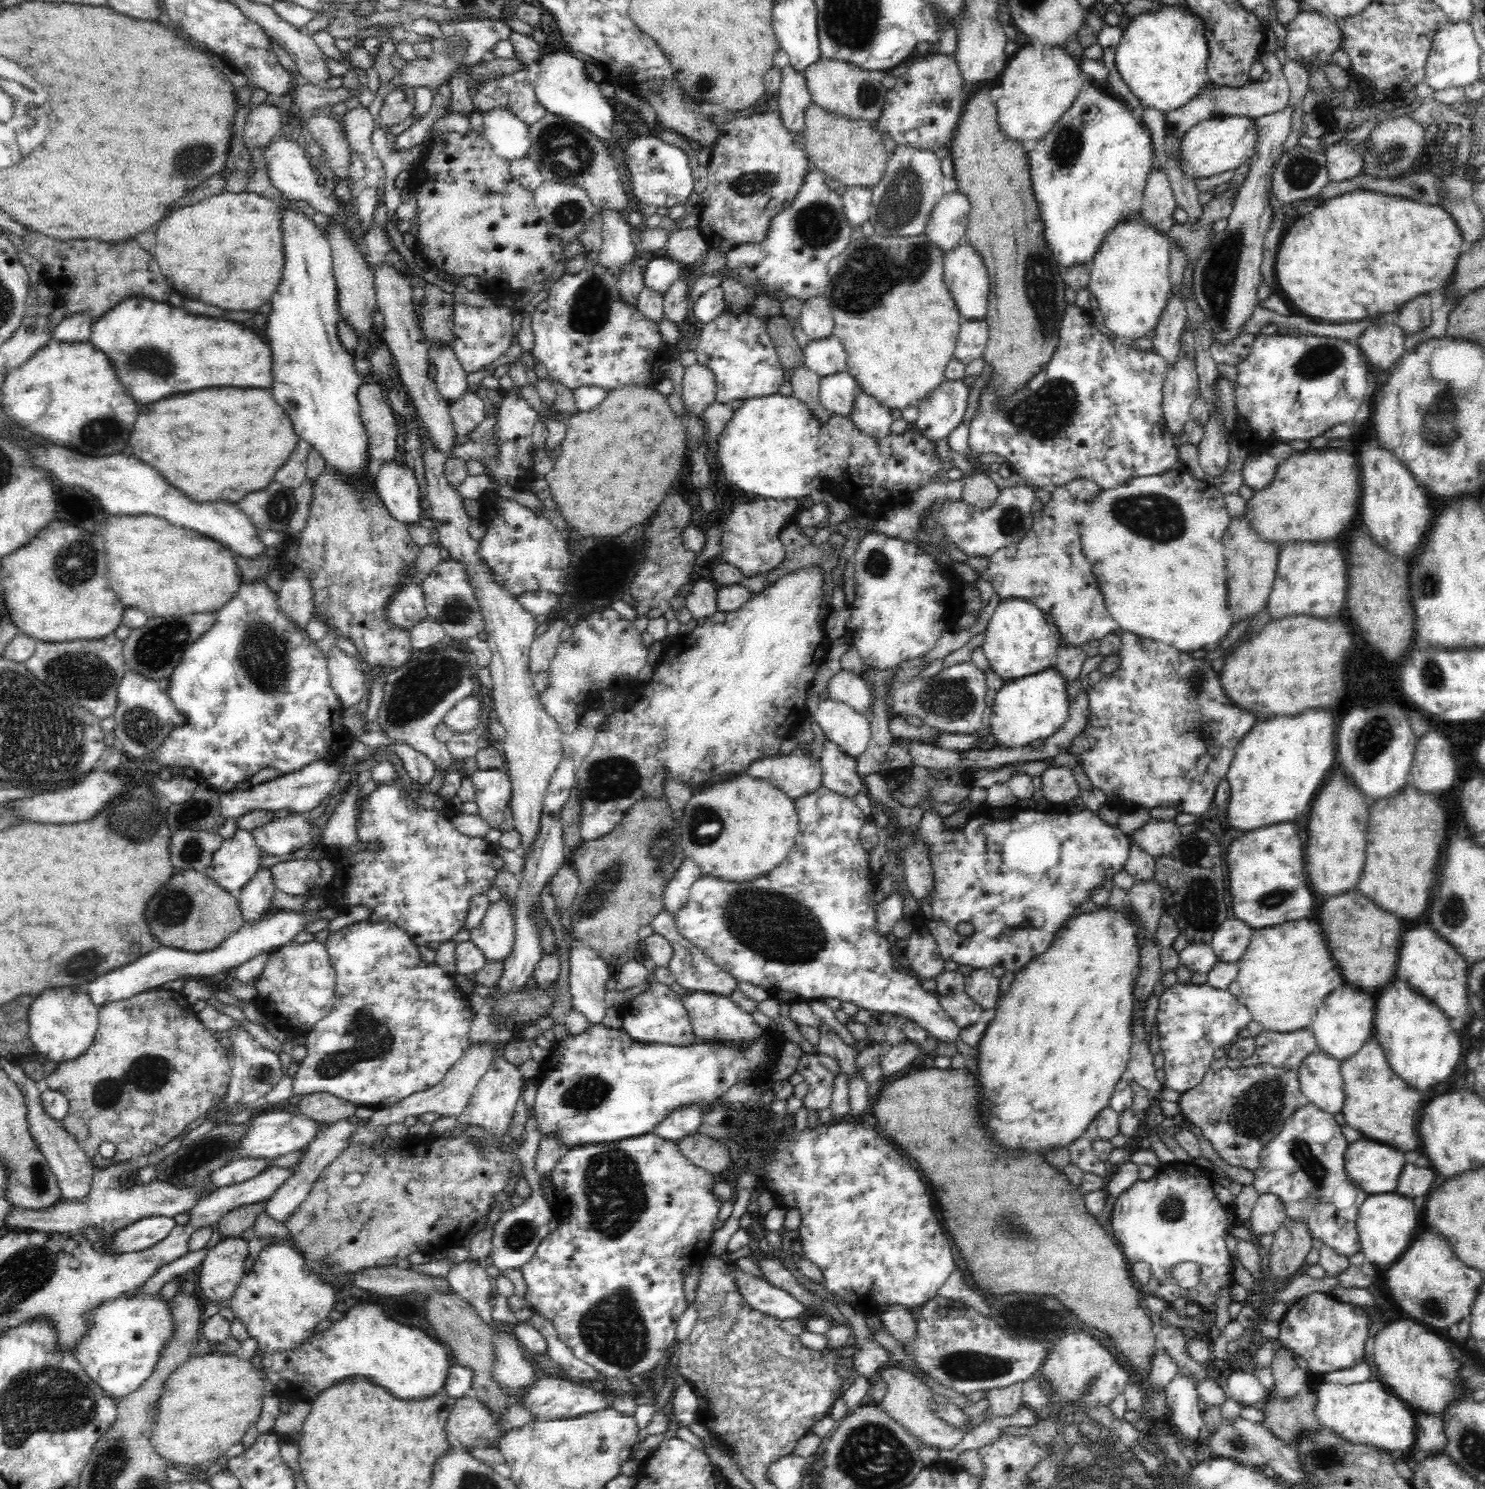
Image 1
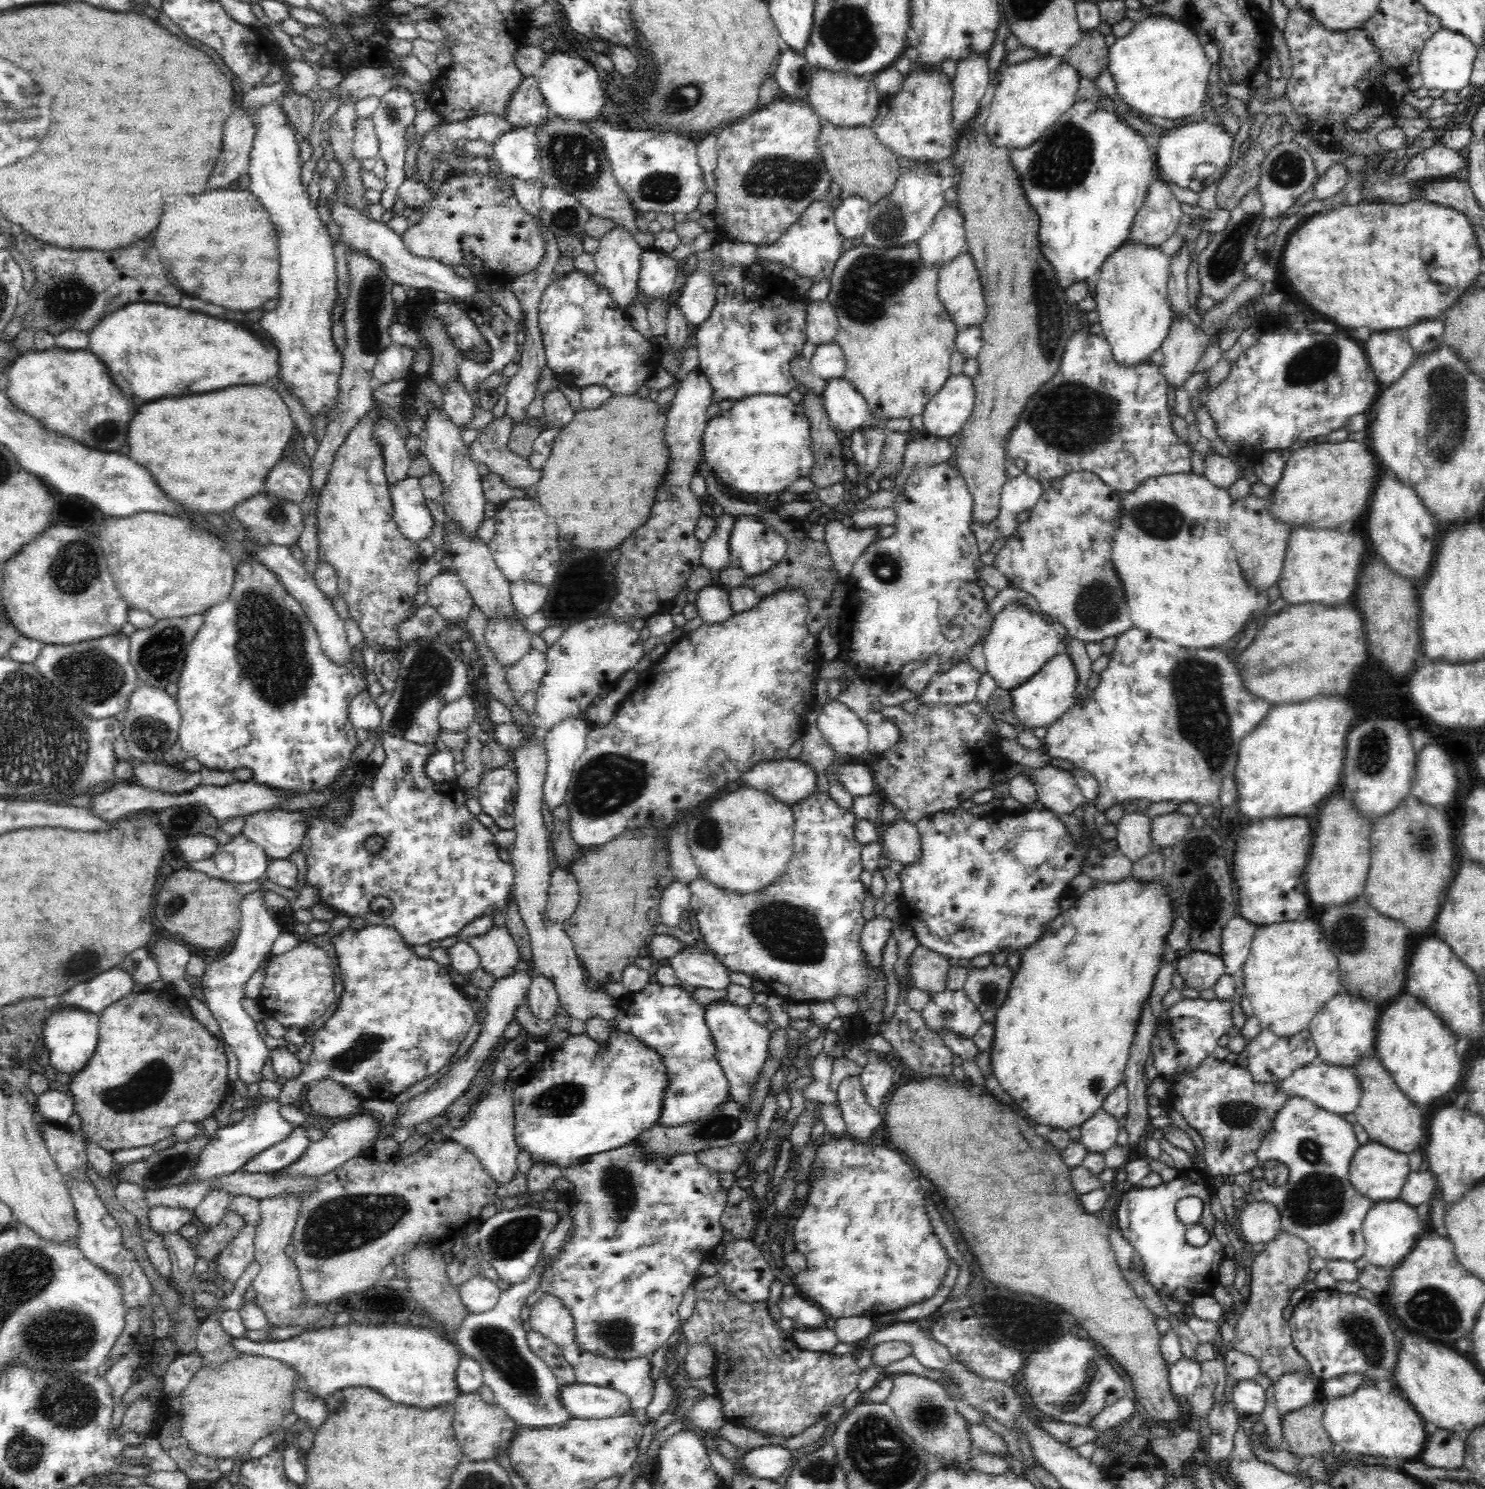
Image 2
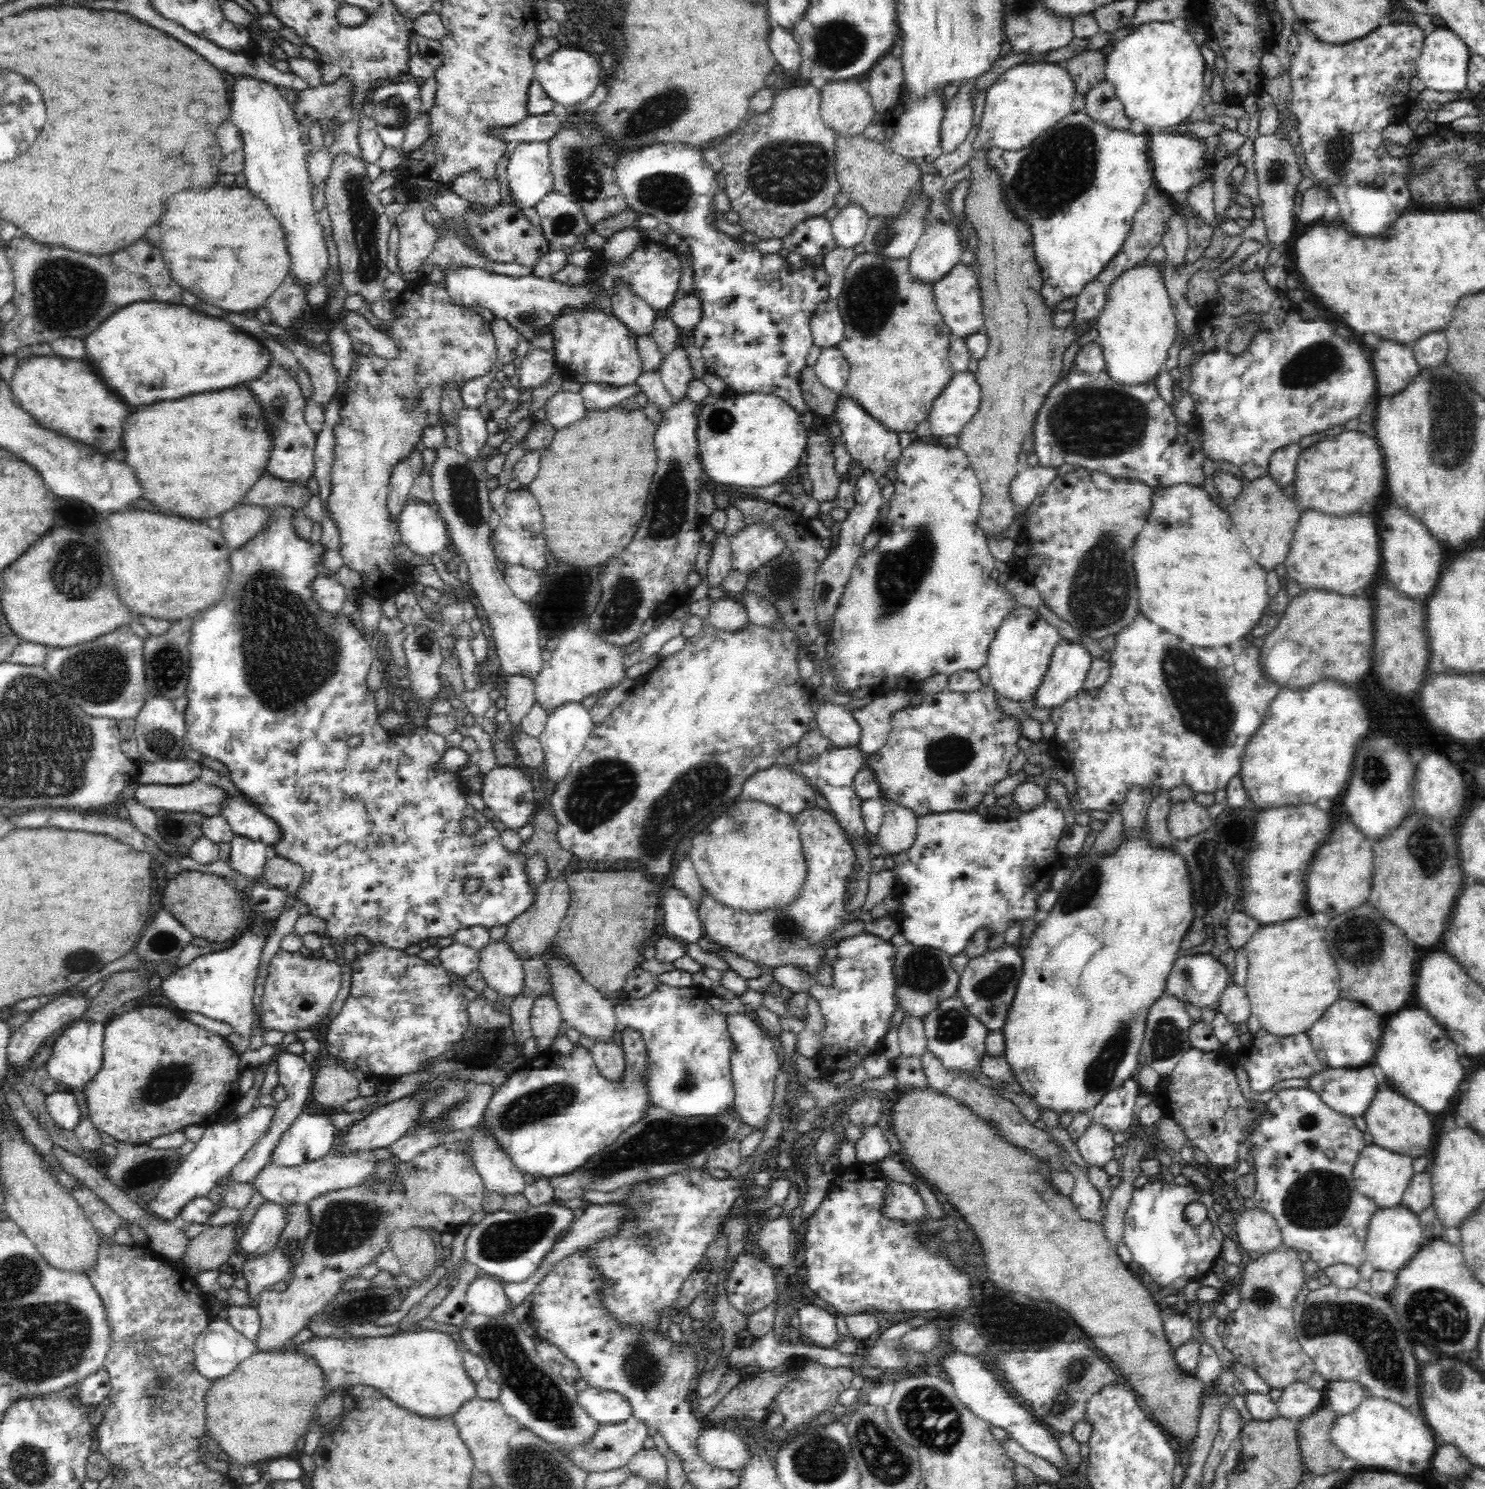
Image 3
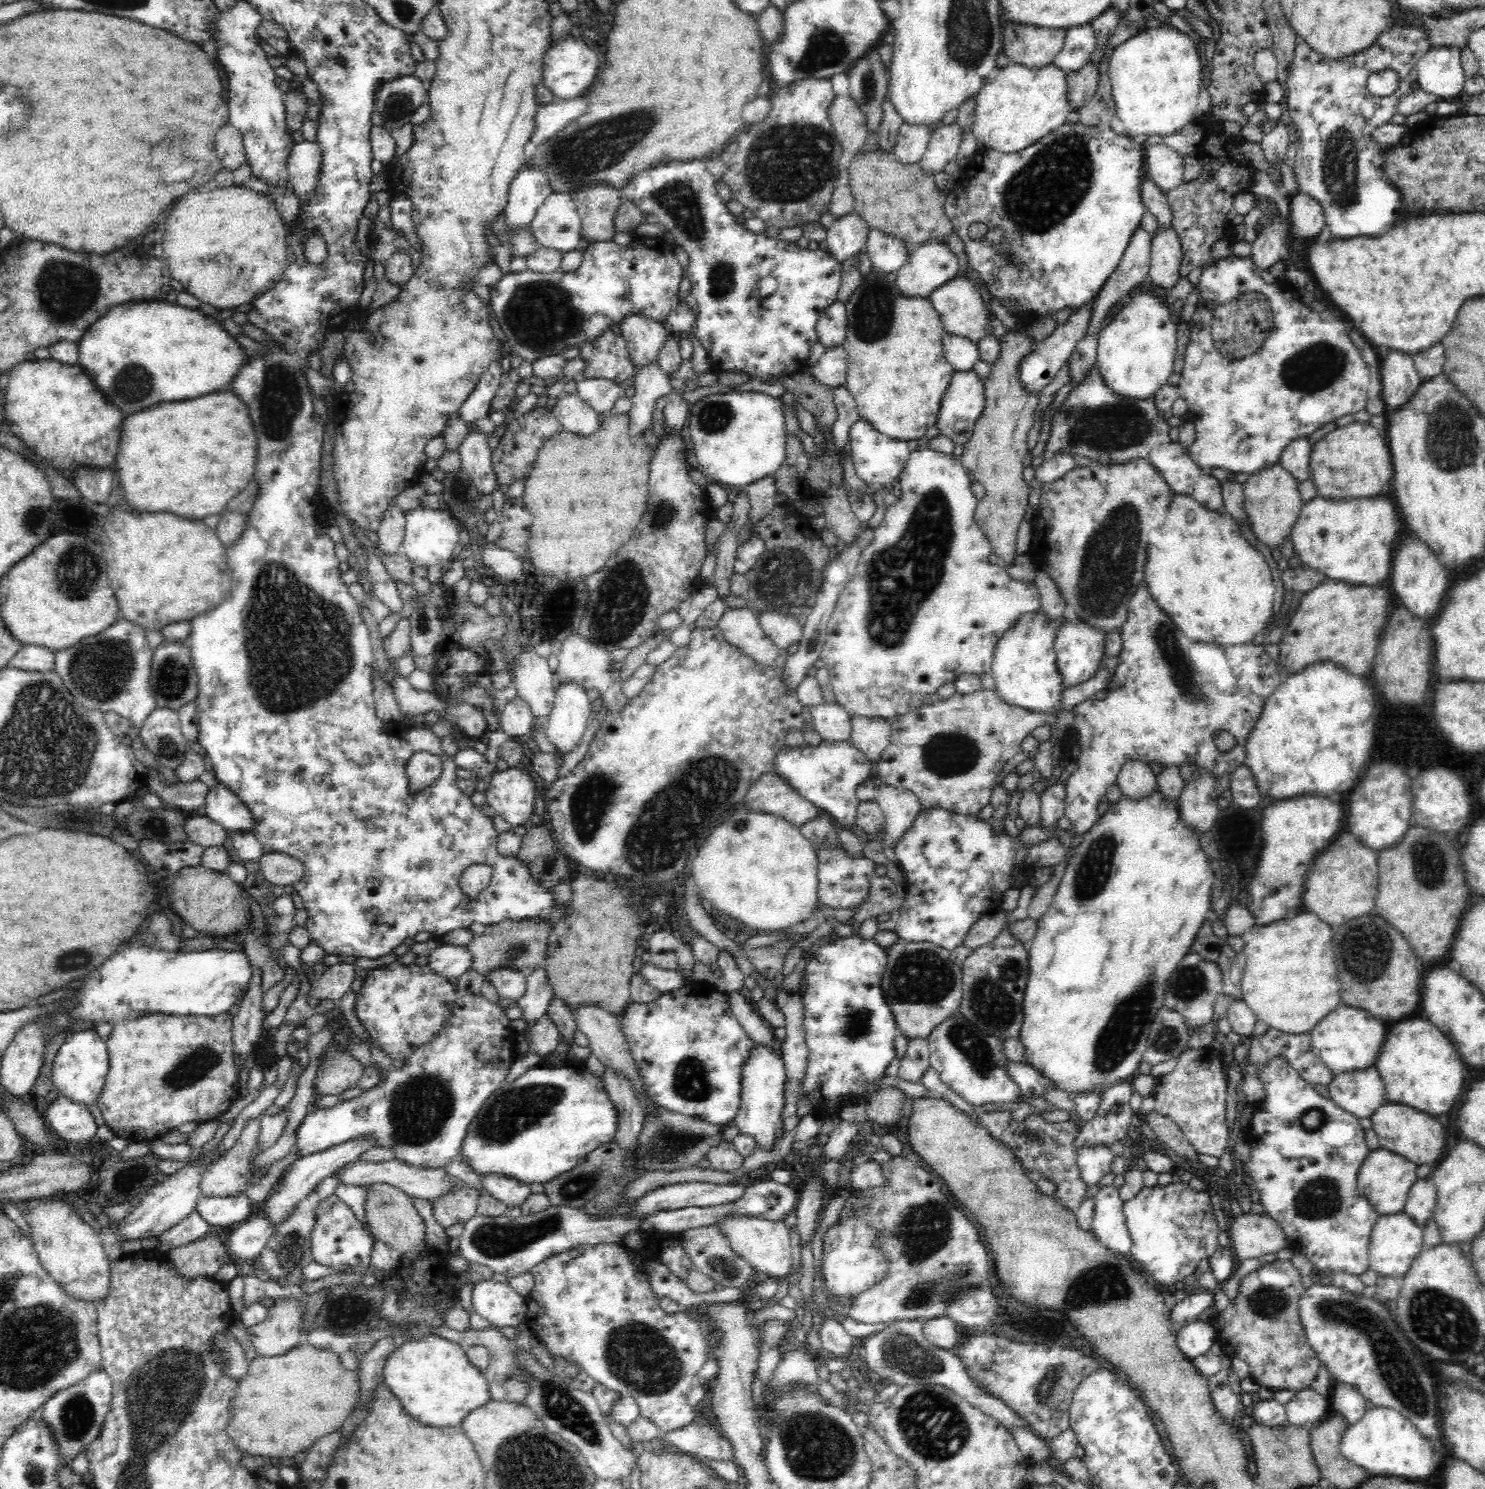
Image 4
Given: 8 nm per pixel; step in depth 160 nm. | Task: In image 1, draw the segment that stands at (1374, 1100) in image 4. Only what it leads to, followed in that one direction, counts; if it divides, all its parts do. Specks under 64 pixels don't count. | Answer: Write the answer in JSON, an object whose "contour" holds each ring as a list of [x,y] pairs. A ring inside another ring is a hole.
{"contour":[[[1326,1052],[1306,1056],[1297,1069],[1302,1095],[1320,1110],[1335,1115],[1344,1101],[1341,1062]]]}

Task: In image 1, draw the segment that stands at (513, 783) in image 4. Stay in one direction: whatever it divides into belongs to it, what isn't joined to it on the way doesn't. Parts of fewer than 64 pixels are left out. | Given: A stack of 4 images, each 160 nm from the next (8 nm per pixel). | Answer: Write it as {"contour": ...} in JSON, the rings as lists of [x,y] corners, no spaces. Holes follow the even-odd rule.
{"contour":[[[477,770],[468,776],[474,785],[474,800],[478,805],[478,815],[483,818],[490,828],[502,832],[515,828],[513,814],[511,811],[511,782],[506,772],[498,770]]]}

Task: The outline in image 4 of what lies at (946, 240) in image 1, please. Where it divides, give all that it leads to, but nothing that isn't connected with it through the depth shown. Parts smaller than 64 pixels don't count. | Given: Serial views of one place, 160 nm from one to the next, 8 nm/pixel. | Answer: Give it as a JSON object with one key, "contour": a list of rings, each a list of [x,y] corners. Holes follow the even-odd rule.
{"contour":[[[931,239],[927,243],[922,244],[909,252],[908,258],[897,270],[896,286],[904,296],[921,296],[926,298],[930,296],[932,290],[940,288],[942,284],[946,284],[948,280],[952,280],[958,274],[960,266],[958,265],[958,257],[953,253],[946,240]]]}

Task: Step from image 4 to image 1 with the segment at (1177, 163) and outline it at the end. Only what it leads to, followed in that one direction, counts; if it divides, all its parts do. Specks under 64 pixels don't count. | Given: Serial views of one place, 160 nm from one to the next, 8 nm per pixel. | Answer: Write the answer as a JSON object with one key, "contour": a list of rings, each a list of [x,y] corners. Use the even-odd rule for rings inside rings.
{"contour":[[[1218,116],[1204,120],[1190,128],[1182,140],[1182,146],[1178,150],[1182,171],[1186,175],[1192,175],[1194,179],[1234,171],[1254,157],[1257,141],[1256,120],[1247,116]]]}

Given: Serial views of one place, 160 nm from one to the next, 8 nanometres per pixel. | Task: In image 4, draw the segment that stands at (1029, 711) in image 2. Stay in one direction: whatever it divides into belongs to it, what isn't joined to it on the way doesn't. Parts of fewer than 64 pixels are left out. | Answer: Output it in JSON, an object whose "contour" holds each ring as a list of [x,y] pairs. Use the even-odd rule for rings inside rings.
{"contour":[[[1080,621],[1068,622],[1057,629],[1054,651],[1056,654],[1056,667],[1063,679],[1063,689],[1067,689],[1087,680],[1096,674],[1101,667],[1104,653],[1104,638],[1106,633],[1102,629],[1092,628],[1091,625]]]}

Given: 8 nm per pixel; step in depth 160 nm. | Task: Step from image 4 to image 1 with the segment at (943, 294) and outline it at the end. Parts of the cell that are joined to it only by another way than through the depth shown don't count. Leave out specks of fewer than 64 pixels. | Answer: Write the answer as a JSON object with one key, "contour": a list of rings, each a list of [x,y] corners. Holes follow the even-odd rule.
{"contour":[[[966,240],[944,255],[944,282],[955,300],[962,320],[982,320],[987,315],[991,280],[986,265],[977,250]]]}

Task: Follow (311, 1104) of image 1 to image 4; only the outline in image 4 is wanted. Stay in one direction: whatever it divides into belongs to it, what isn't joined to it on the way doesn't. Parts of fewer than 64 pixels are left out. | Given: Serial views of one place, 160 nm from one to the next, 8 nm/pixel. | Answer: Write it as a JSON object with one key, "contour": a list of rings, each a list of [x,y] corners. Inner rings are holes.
{"contour":[[[332,1044],[324,1054],[324,1062],[316,1075],[315,1088],[322,1097],[340,1097],[346,1090],[358,1087],[363,1071],[355,1058],[348,1052],[338,1052]]]}

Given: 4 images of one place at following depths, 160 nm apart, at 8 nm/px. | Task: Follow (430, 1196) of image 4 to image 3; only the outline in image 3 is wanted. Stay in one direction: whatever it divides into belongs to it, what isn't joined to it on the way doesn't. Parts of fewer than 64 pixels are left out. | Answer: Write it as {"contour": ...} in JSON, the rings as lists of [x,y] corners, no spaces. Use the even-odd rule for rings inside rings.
{"contour":[[[331,1150],[326,1156],[301,1164],[300,1166],[281,1167],[274,1163],[267,1164],[258,1174],[248,1182],[267,1202],[277,1203],[284,1208],[293,1204],[307,1205],[314,1198],[334,1190],[358,1186],[360,1180],[375,1172],[375,1156],[368,1150],[356,1150],[347,1155],[340,1155]]]}

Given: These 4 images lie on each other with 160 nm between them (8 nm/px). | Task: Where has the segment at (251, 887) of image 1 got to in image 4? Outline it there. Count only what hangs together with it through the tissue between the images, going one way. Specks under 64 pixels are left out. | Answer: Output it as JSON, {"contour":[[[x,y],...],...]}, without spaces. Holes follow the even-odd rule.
{"contour":[[[136,942],[124,946],[120,952],[112,954],[110,960],[106,960],[100,968],[90,972],[84,978],[84,986],[78,990],[74,1000],[78,1006],[74,1010],[58,1012],[76,1018],[74,1022],[124,1022],[128,1020],[130,1014],[142,1016],[144,1012],[134,1012],[134,1010],[148,1010],[148,1012],[162,1012],[162,1015],[180,1016],[218,1016],[220,1013],[228,1012],[235,1004],[240,1004],[240,1000],[251,983],[253,967],[249,963],[248,957],[243,950],[219,950],[207,949],[204,951],[186,952],[186,954],[176,954],[176,951],[164,952],[152,948],[140,948]]]}

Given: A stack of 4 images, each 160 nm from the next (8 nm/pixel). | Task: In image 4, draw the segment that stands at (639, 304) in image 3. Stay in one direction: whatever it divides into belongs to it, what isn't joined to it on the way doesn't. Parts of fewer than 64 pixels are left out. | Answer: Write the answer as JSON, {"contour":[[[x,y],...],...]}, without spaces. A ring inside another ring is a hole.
{"contour":[[[635,313],[627,315],[620,325],[635,370],[638,372],[641,367],[656,363],[658,350],[667,336],[662,323]]]}

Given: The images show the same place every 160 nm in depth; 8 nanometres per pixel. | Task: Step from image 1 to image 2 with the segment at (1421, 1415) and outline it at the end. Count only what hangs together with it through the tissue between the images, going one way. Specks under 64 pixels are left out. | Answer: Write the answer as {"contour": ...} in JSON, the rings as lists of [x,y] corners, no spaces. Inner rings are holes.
{"contour":[[[1443,1428],[1428,1434],[1420,1458],[1434,1468],[1445,1468],[1450,1471],[1460,1469],[1464,1460],[1463,1435],[1453,1434]]]}

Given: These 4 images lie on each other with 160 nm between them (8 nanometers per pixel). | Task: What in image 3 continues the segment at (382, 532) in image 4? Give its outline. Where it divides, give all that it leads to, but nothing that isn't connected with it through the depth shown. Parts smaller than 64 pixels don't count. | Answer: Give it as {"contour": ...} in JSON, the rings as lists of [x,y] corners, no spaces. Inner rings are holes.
{"contour":[[[409,458],[403,459],[392,468],[391,479],[388,482],[387,507],[394,523],[398,520],[398,514],[409,498],[415,477]]]}

